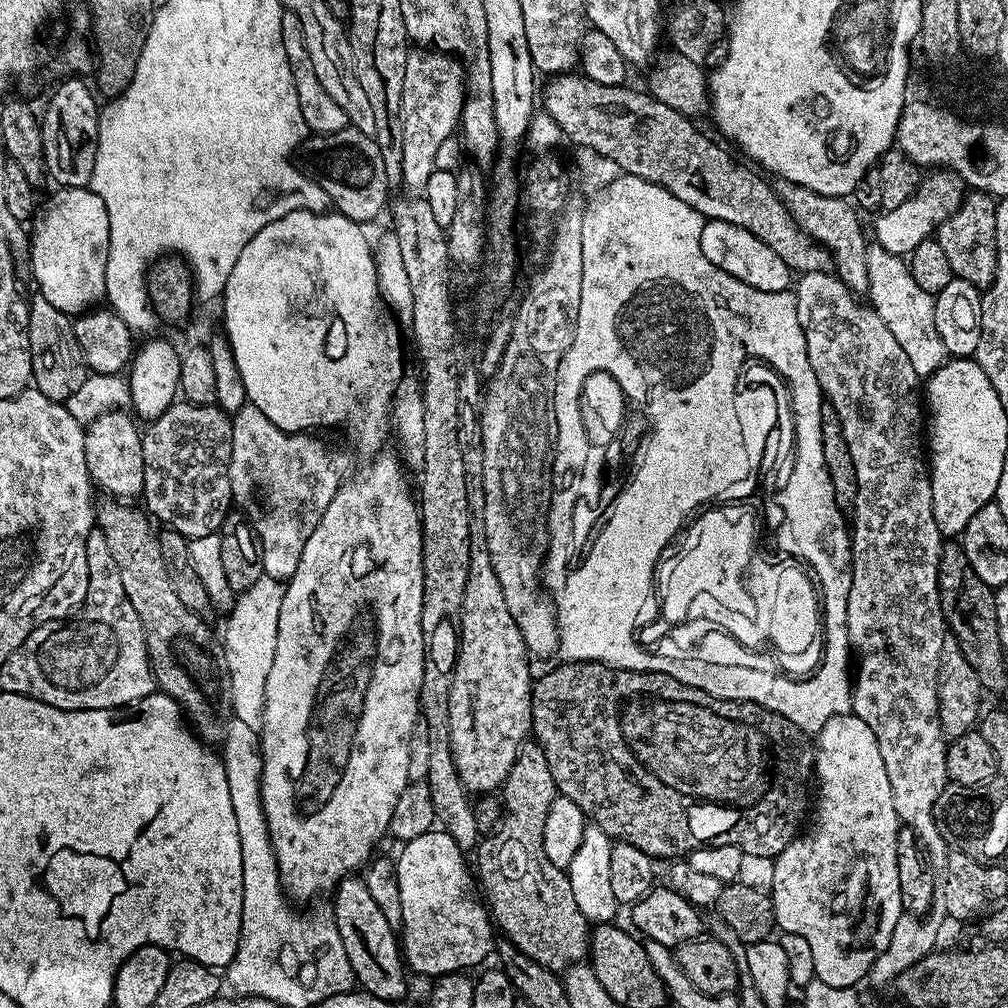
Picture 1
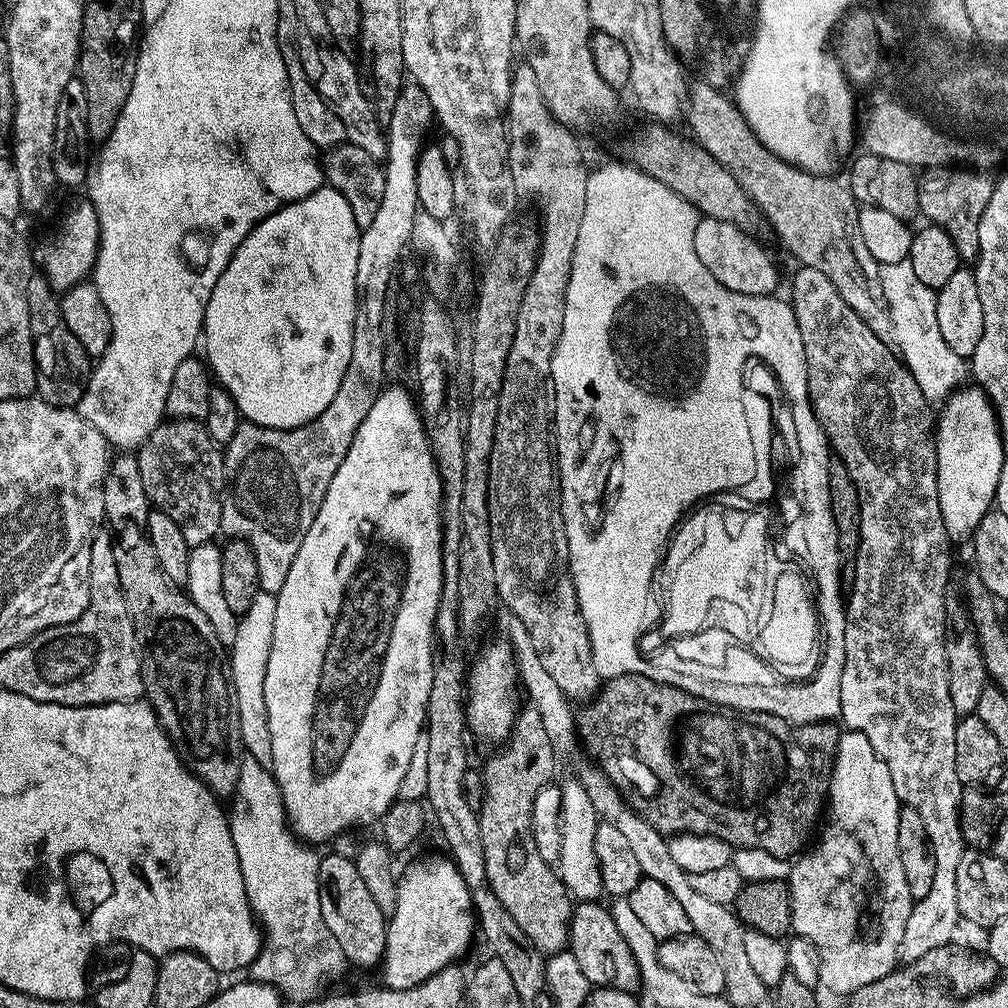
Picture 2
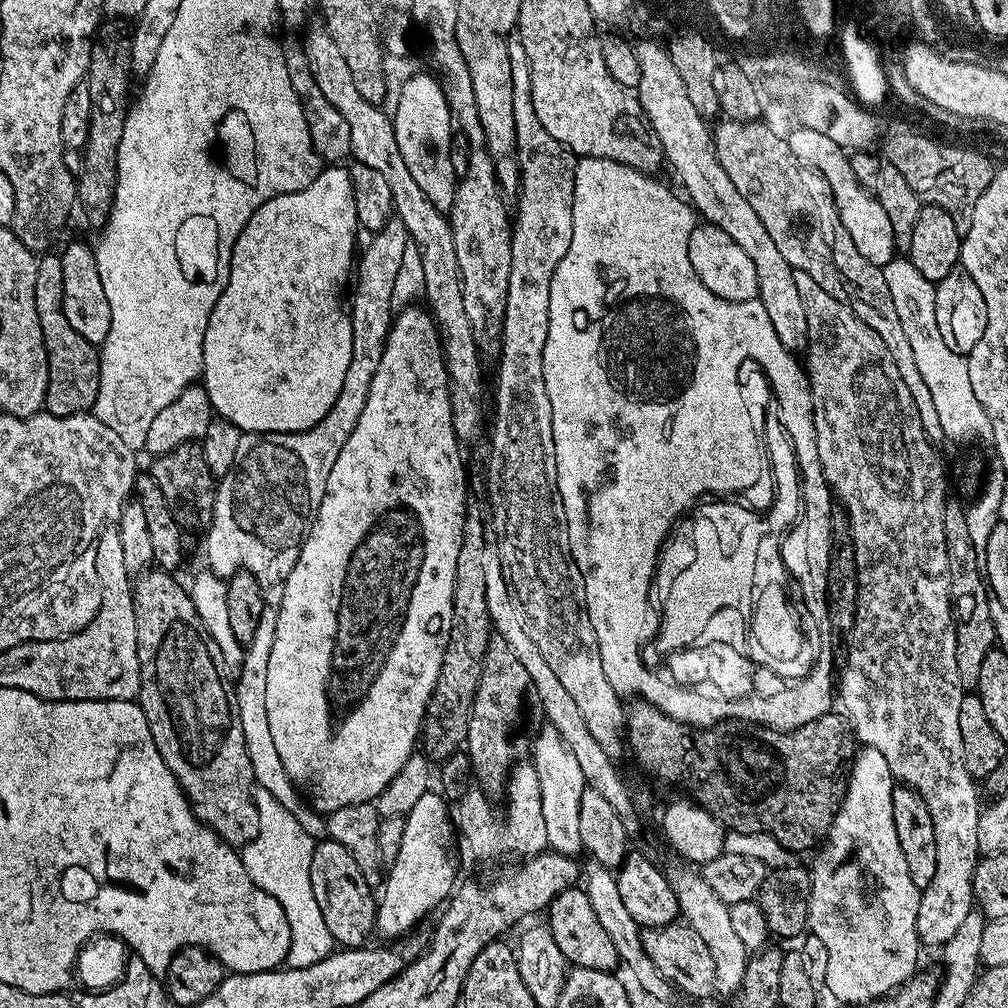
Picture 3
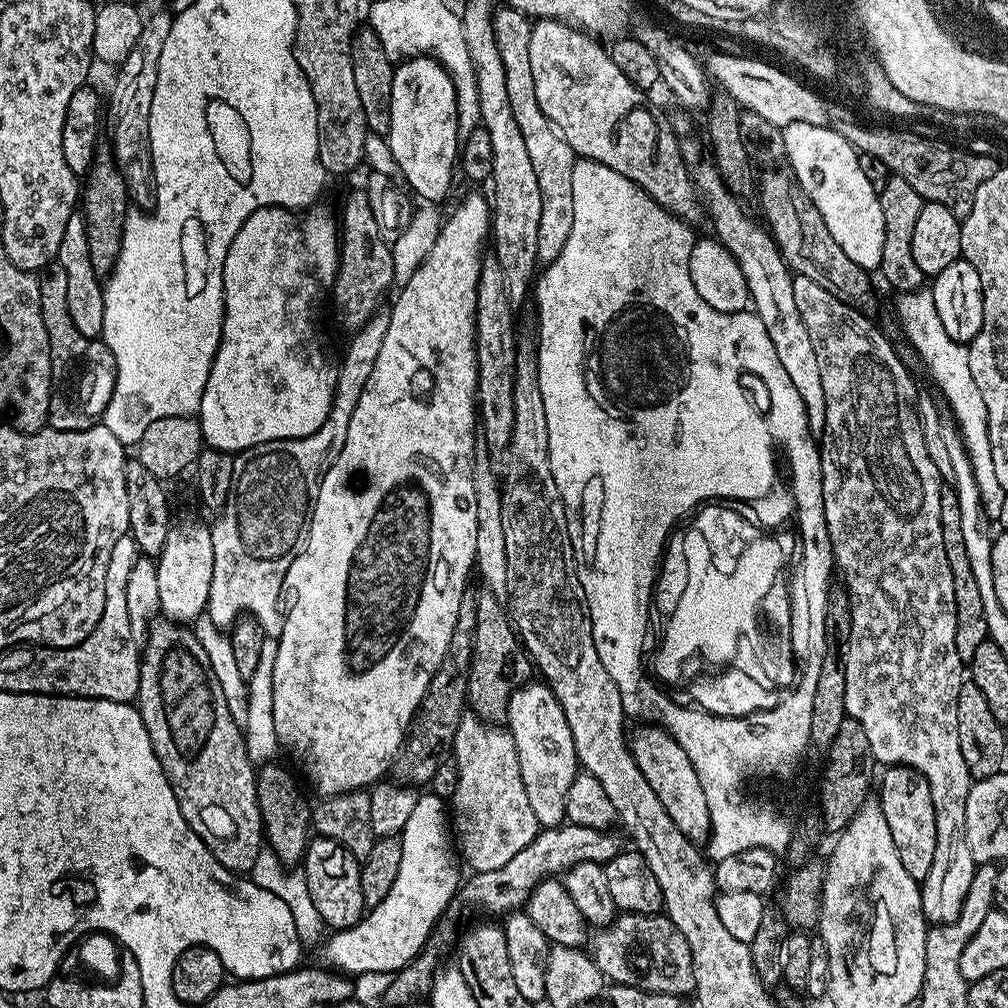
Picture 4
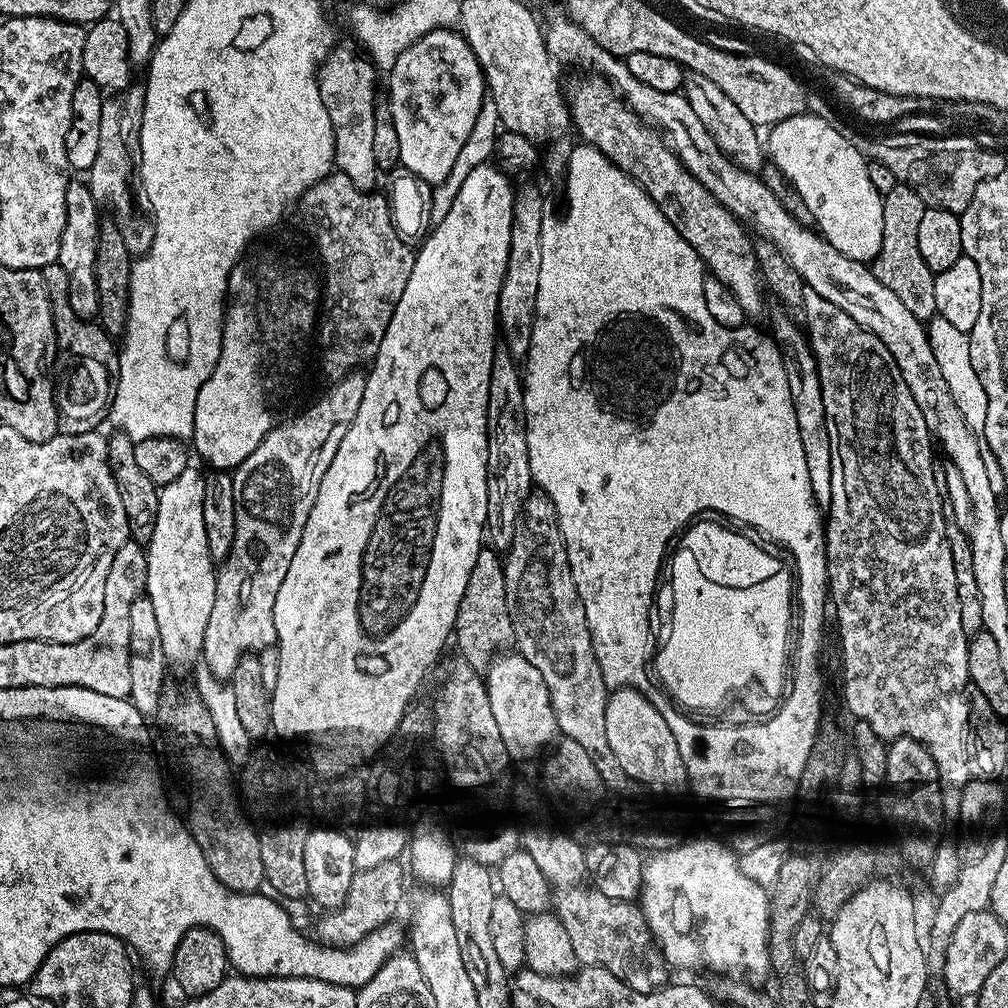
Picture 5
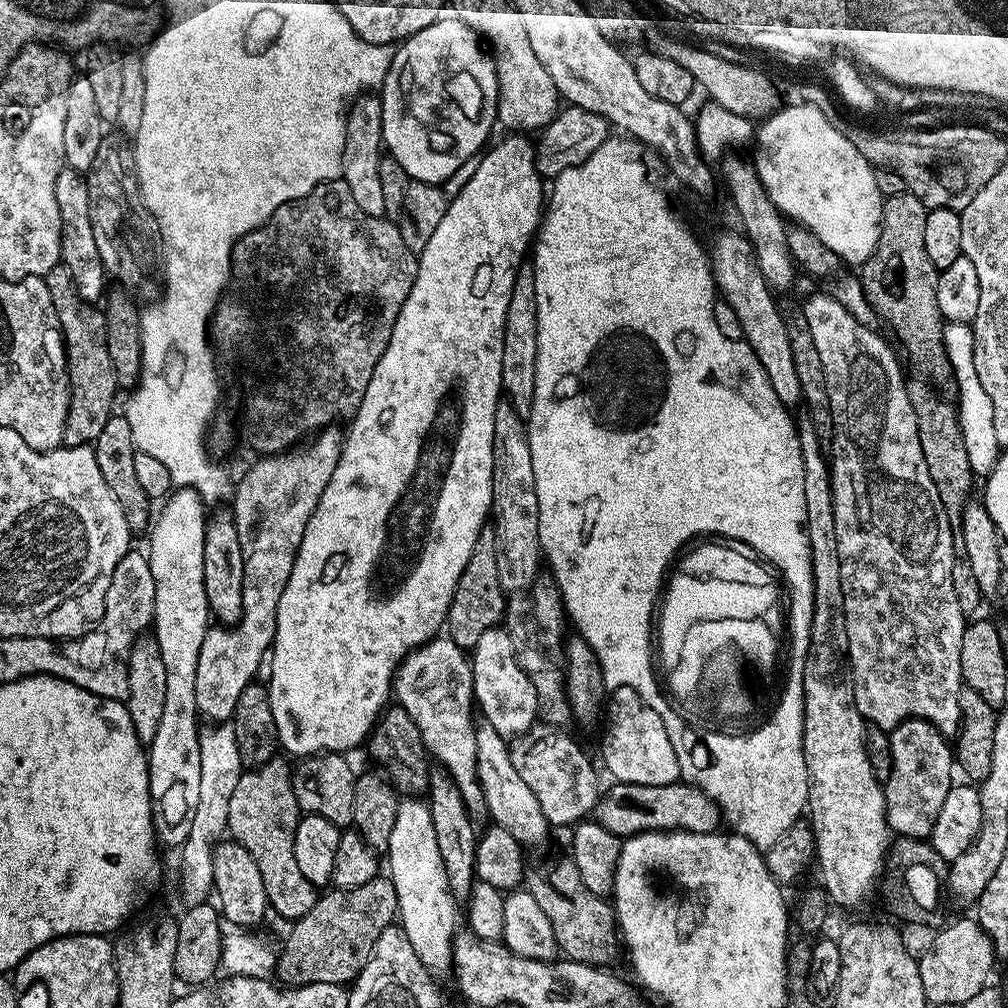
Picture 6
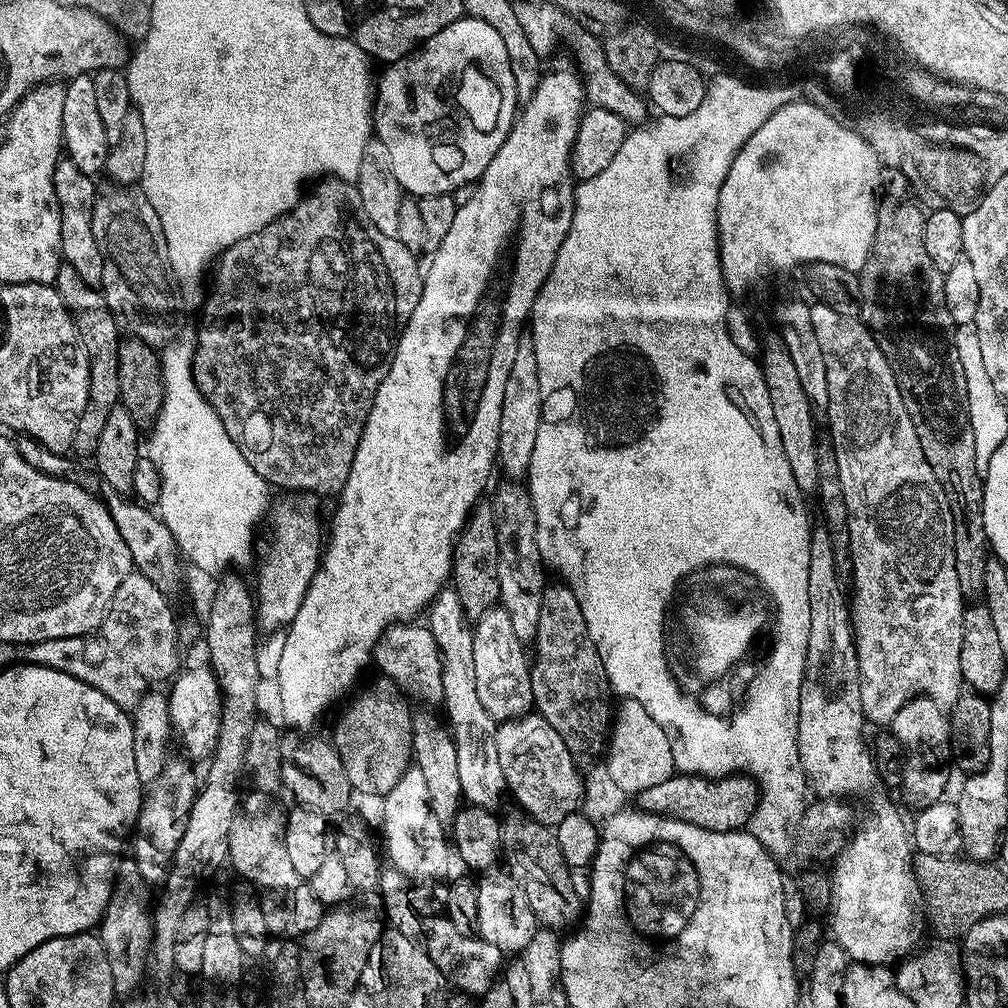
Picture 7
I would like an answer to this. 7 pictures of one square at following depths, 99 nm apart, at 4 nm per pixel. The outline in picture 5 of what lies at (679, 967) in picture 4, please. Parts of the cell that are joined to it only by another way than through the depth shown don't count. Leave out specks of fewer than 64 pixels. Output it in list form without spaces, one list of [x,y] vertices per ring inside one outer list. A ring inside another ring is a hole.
[[[573,886],[555,897],[554,915],[566,926],[571,955],[576,955],[581,965],[610,970],[614,978],[639,992],[657,992],[669,983],[670,965],[635,903],[611,900],[591,886]]]

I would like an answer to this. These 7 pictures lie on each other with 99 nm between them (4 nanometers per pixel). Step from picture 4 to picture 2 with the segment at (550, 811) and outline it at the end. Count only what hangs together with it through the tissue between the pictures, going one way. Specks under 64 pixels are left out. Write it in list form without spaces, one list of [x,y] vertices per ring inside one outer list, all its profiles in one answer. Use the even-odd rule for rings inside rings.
[[[576,778],[563,781],[560,793],[562,794],[562,814],[560,815],[562,844],[558,865],[560,881],[568,887],[569,893],[577,901],[599,901],[605,895],[605,891],[602,886],[598,856],[594,854],[594,834],[598,823],[594,802],[590,802],[590,794],[586,794],[586,790]]]

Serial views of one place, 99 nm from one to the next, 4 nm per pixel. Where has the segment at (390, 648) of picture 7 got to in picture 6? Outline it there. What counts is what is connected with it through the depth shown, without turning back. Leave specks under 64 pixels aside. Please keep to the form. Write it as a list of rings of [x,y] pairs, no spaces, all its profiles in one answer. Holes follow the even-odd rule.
[[[436,634],[412,649],[394,673],[394,700],[414,718],[429,755],[450,773],[469,813],[483,813],[484,792],[476,777],[476,726],[472,692],[472,661],[446,634]]]

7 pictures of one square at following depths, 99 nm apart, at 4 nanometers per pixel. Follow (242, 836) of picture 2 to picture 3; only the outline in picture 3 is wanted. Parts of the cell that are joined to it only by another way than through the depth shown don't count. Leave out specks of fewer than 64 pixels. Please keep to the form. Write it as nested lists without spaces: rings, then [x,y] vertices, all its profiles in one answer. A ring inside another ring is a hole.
[[[257,785],[252,800],[258,810],[258,834],[241,849],[246,872],[257,886],[276,898],[290,925],[290,948],[285,963],[296,971],[320,962],[335,951],[336,943],[323,921],[318,900],[310,882],[310,865],[316,842],[301,828],[296,818],[284,809],[271,792]]]

